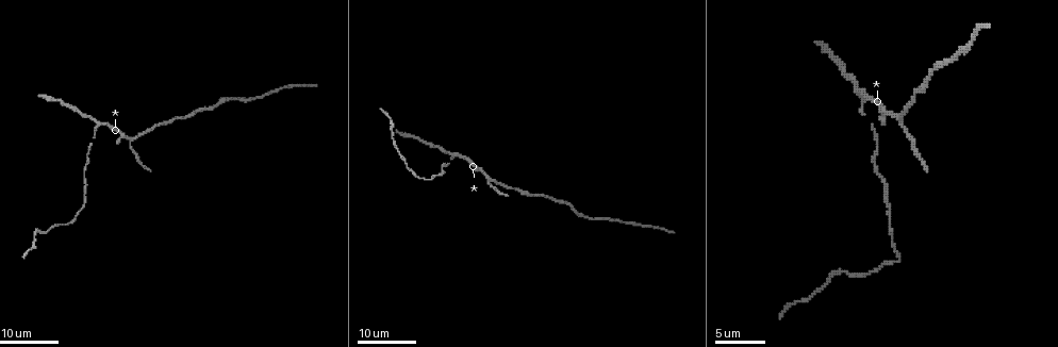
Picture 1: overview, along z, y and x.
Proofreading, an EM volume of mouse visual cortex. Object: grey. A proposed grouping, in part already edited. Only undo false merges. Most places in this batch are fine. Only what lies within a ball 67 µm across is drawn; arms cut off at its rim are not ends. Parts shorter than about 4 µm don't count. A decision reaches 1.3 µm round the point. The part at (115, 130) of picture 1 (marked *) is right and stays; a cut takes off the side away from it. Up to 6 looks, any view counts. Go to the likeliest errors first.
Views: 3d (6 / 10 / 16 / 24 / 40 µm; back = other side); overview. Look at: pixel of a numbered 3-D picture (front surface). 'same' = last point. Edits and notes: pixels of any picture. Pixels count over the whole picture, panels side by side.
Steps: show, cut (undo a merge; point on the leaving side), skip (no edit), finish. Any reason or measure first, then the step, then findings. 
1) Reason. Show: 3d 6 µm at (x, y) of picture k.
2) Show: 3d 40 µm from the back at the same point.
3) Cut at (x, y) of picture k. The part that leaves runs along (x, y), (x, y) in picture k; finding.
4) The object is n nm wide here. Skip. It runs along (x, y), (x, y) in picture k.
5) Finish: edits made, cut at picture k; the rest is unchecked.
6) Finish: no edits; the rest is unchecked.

Side arm on a straight run. Show: 3d 16 µm at (900, 121) of picture 1.

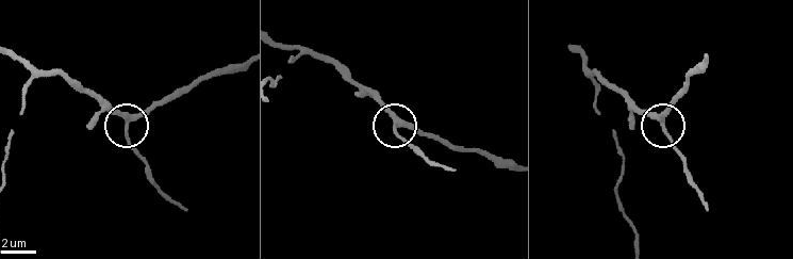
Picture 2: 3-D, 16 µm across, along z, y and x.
Show: 3d 10 µm at (129, 125) of picture 2.

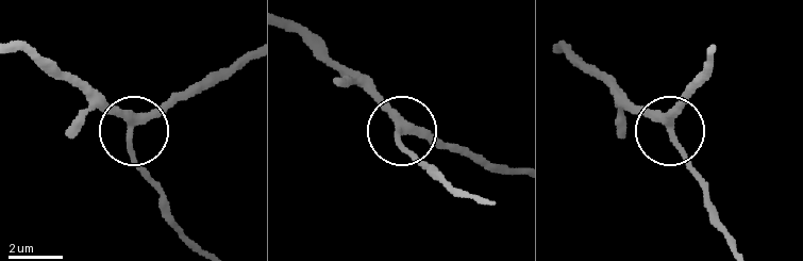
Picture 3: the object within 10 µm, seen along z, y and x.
The side arm is 7 µm long. Skip. It runs along (606, 77), (706, 178) in picture 3; one cell here.

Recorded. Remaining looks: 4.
Branch point. Show: 3d 24 µm at (456, 156) of picture 1.

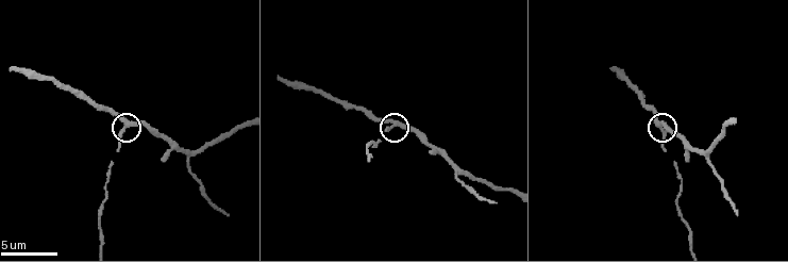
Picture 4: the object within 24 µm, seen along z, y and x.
Show: 3d 10 µm at (128, 124) of picture 4.

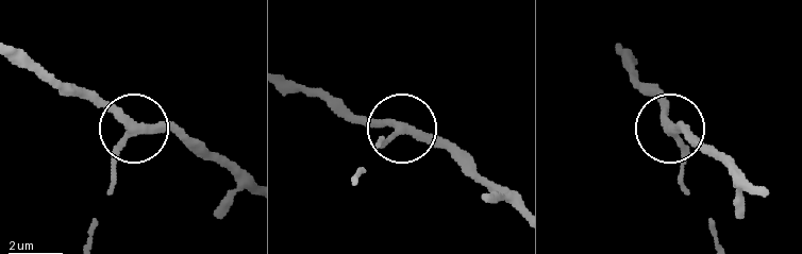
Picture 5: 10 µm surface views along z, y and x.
3 arms meet here. Skip. It runs along (474, 181), (436, 147), (355, 117) in picture 5; all the same cell.

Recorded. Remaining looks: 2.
Sudden change in width. Show: 3d 24 µm at (585, 216) of picture 1.

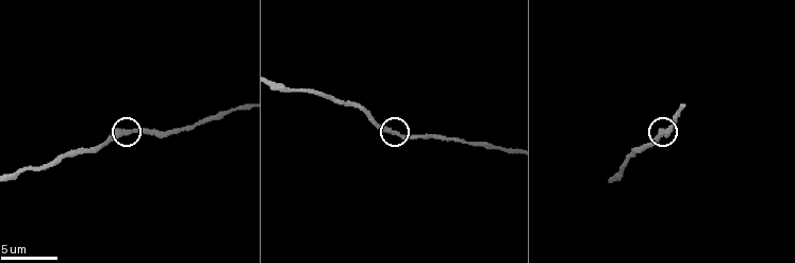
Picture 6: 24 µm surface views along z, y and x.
Show: 3d 10 µm at (125, 130) of picture 6.

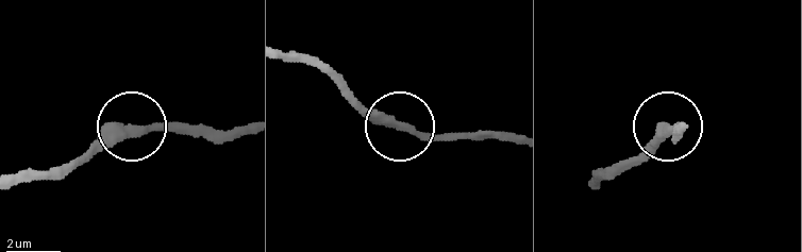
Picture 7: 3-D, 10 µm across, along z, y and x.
Skip. It runs along (288, 55), (316, 59), (399, 122), (479, 138) in picture 7; all the same cell.

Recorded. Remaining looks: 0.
Finish: no edits; the rest is unchecked.

